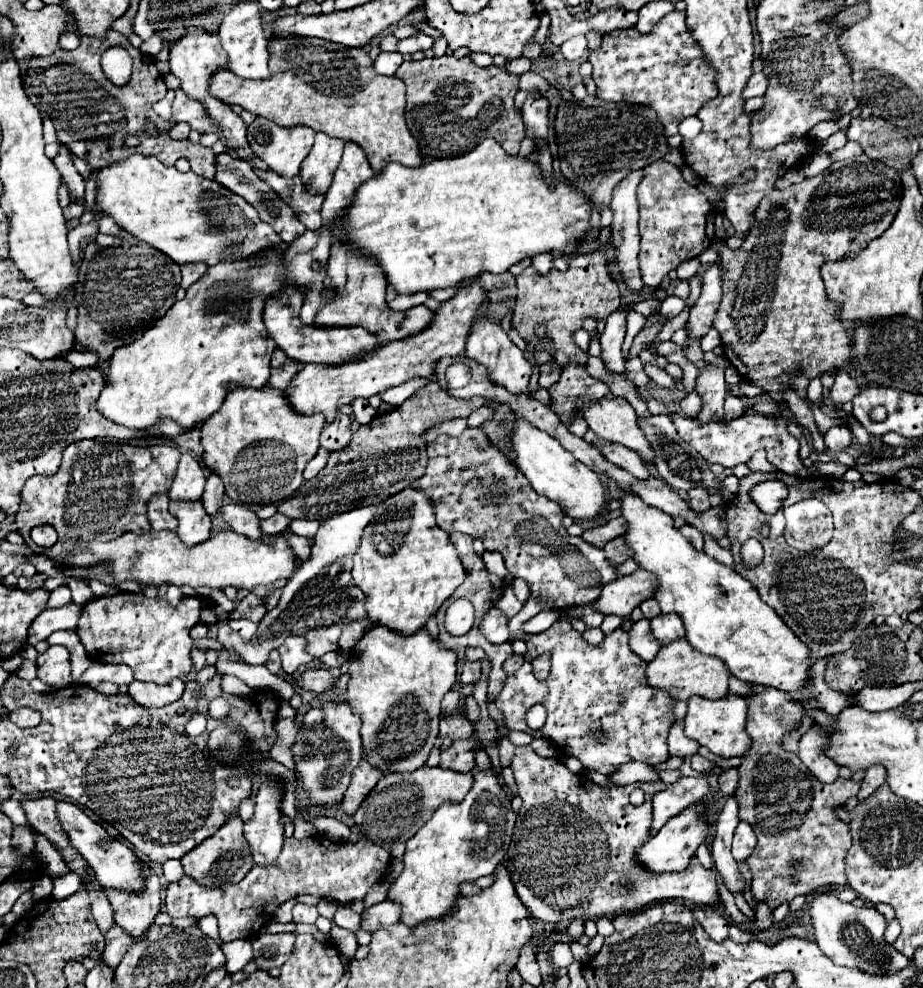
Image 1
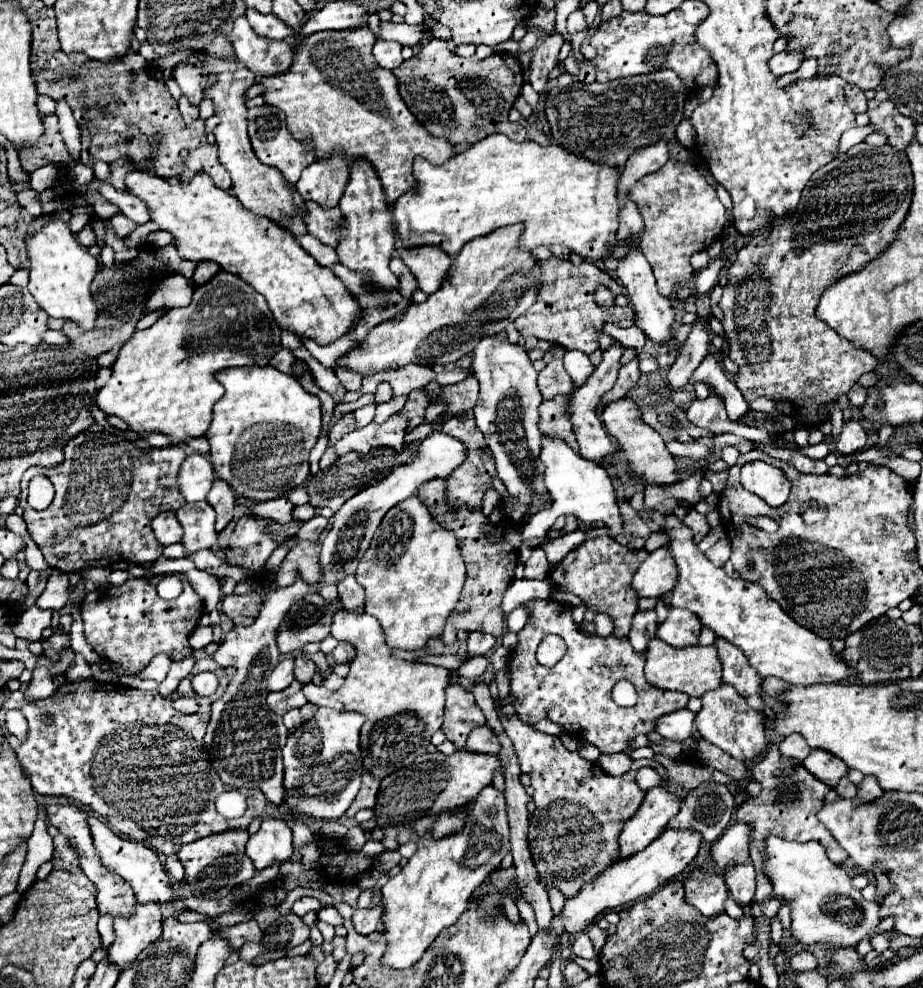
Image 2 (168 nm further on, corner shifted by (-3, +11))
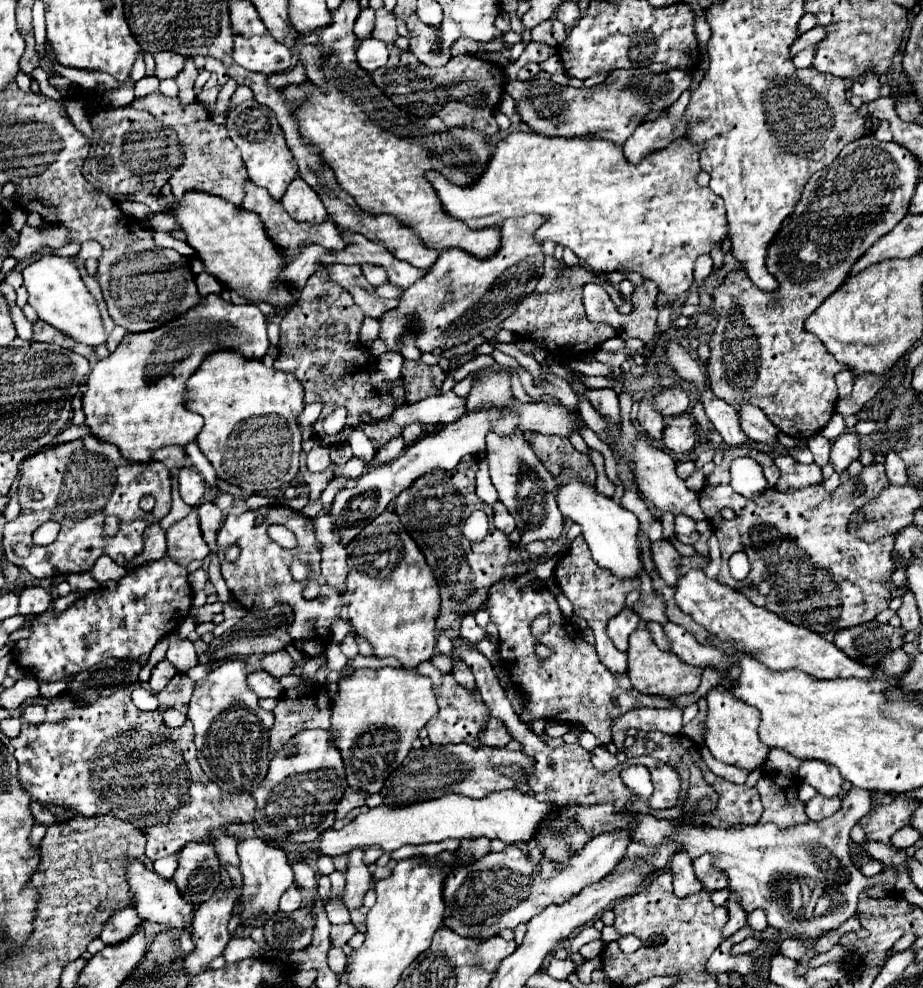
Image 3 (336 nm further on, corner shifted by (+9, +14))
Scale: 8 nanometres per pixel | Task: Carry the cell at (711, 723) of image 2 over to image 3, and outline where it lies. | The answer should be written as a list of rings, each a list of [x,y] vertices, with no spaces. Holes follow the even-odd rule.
[[[716,686],[714,690],[710,690],[706,694],[708,700],[708,718],[706,718],[706,746],[712,752],[712,756],[724,764],[732,764],[738,768],[744,768],[748,772],[760,768],[766,758],[770,748],[764,746],[758,738],[758,724],[760,724],[760,716],[756,712],[756,708],[744,704],[742,700],[734,698],[728,688],[724,686]]]

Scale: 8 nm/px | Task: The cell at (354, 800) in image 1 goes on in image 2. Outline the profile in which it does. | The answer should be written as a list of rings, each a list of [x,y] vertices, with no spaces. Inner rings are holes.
[[[368,771],[362,775],[362,787],[356,795],[356,799],[352,801],[350,809],[346,811],[348,817],[354,817],[356,811],[360,809],[372,809],[374,803],[376,803],[376,793],[378,793],[378,787],[380,787],[380,781],[378,779],[372,779],[372,775],[368,775]]]

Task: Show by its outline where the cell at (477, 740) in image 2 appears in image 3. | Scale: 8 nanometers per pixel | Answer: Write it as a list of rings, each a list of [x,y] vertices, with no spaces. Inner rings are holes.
[[[490,718],[490,724],[488,728],[480,734],[480,742],[486,744],[486,746],[506,746],[508,742],[512,740],[512,736],[508,736],[508,730],[504,728],[504,724],[500,724],[500,720],[496,718]]]

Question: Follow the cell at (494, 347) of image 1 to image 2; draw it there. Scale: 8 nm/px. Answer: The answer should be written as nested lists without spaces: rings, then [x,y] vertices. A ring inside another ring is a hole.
[[[498,335],[480,339],[472,353],[472,371],[480,383],[480,397],[474,407],[476,425],[484,433],[484,439],[494,453],[498,477],[506,485],[508,493],[528,505],[532,501],[532,493],[548,493],[542,481],[544,465],[538,461],[542,437],[542,431],[538,429],[538,407],[542,395],[536,387],[536,371],[524,347],[500,339]]]

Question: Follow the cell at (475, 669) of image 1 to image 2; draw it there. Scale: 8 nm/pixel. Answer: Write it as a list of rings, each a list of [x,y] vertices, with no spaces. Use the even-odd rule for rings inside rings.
[[[470,633],[468,637],[468,657],[486,655],[496,645],[496,639],[486,633]]]

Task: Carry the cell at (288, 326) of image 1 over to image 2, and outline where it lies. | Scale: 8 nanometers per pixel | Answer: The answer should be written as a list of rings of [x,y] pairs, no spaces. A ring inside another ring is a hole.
[[[130,171],[126,175],[126,189],[128,193],[142,199],[148,207],[150,219],[158,223],[162,231],[168,231],[174,237],[172,245],[178,247],[180,257],[194,263],[216,261],[224,271],[240,275],[258,293],[262,293],[280,329],[292,331],[298,337],[312,339],[318,345],[330,345],[346,335],[352,325],[364,319],[362,307],[360,303],[356,303],[356,297],[328,267],[320,267],[320,263],[316,263],[316,259],[312,259],[312,255],[308,255],[296,243],[290,231],[282,229],[278,223],[272,223],[272,219],[264,219],[260,215],[252,215],[252,211],[244,211],[244,207],[240,207],[240,201],[230,191],[220,189],[212,183],[212,177],[208,173],[198,171],[188,183],[170,185],[168,179],[152,175],[148,171]]]

